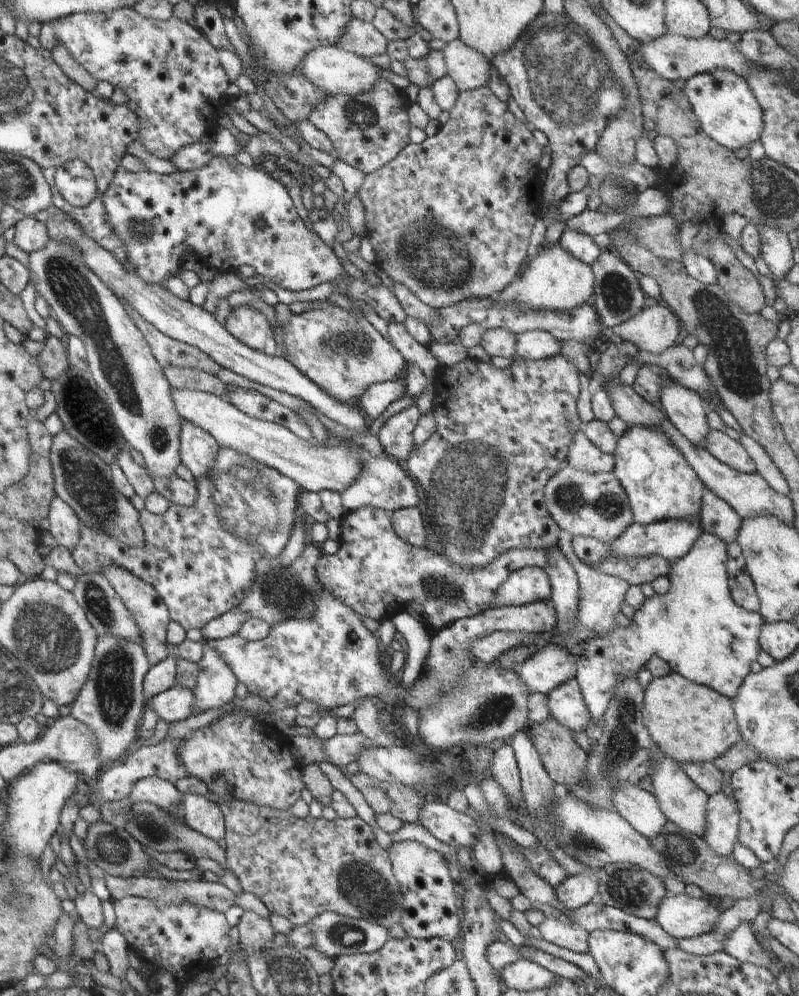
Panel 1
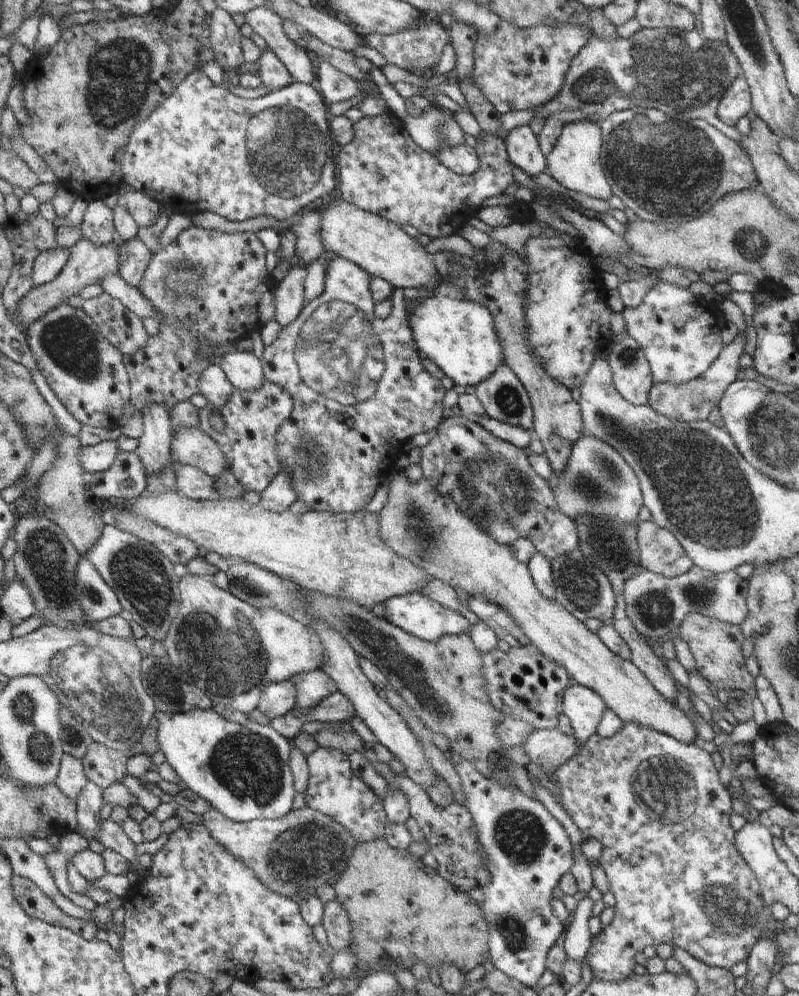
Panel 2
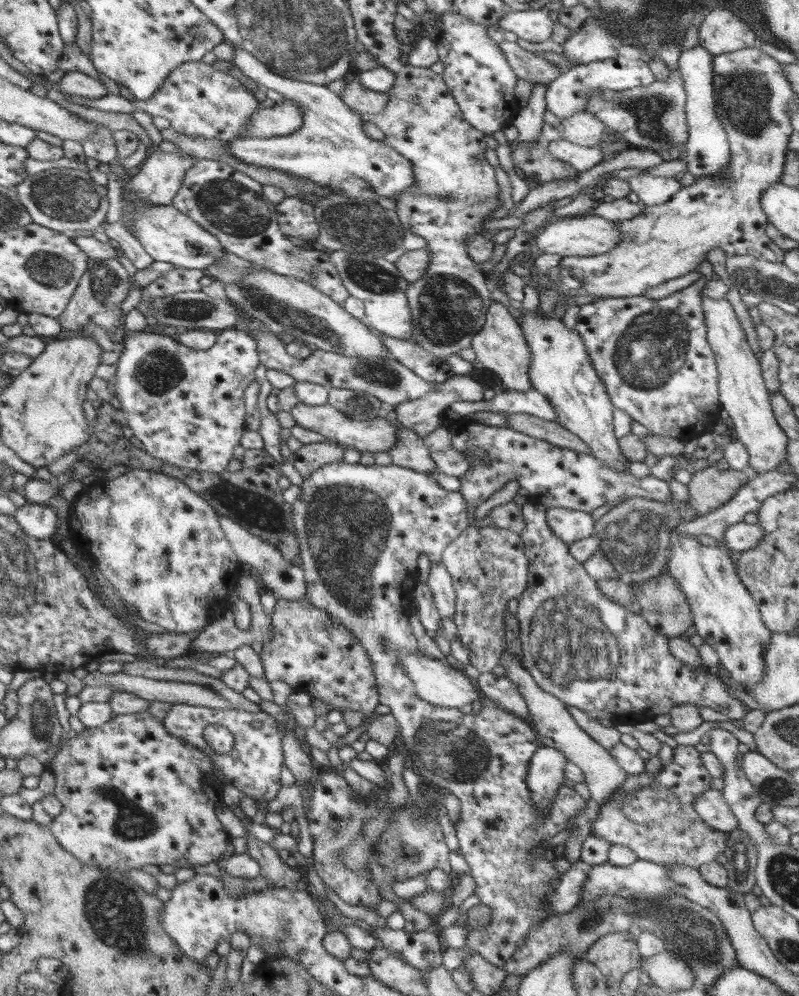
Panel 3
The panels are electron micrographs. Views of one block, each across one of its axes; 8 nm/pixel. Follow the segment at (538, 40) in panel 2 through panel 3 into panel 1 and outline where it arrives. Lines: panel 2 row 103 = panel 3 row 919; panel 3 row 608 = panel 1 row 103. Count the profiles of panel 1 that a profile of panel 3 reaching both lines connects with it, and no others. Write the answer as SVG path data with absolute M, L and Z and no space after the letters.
M380 77L368 92L361 95L329 95L311 112L309 121L318 130L326 133L335 148L335 155L346 164L350 164L365 175L382 168L390 162L405 146L411 142L408 138L411 122L406 107L408 96L399 88L395 88L388 80Z

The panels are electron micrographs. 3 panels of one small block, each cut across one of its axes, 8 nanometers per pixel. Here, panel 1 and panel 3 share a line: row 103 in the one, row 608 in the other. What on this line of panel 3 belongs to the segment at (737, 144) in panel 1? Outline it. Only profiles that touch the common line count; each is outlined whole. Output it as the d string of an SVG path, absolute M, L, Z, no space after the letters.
M677 526L670 528L668 538L670 538L670 560L666 567L674 582L680 586L684 592L690 606L692 620L698 636L704 639L706 644L710 644L720 657L719 668L725 678L732 678L734 682L745 686L751 686L761 680L763 673L763 655L765 648L770 643L771 630L768 630L760 618L757 602L754 602L748 589L740 582L737 573L735 559L728 552L719 546L707 546L701 544L694 535L684 535L676 531Z

